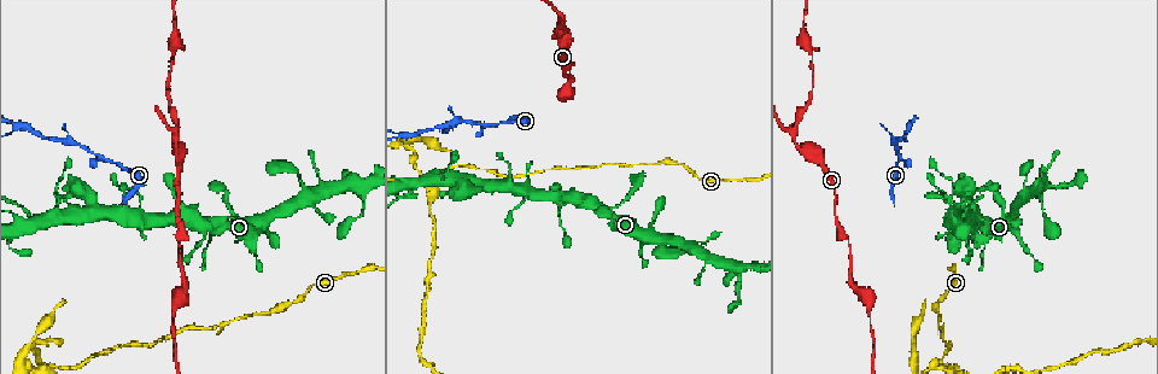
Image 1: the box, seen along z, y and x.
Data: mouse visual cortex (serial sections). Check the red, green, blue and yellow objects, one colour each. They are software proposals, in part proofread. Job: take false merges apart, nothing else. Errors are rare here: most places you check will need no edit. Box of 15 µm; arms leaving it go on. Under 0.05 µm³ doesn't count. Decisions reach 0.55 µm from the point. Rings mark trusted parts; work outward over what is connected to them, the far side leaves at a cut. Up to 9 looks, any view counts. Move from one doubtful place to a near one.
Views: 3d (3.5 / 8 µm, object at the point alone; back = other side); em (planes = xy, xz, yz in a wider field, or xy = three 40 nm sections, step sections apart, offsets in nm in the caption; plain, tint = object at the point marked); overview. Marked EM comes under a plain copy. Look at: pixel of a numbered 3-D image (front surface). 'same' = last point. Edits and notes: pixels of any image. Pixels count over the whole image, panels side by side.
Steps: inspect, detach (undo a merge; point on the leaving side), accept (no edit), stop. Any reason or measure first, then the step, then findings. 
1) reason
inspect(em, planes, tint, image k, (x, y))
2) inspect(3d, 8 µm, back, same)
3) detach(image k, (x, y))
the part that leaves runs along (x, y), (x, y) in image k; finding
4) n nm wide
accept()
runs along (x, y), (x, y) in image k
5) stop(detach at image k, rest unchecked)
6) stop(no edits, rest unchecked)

thin arm on a thick one
inspect(3d, 8 µm, image 1, (520, 188))

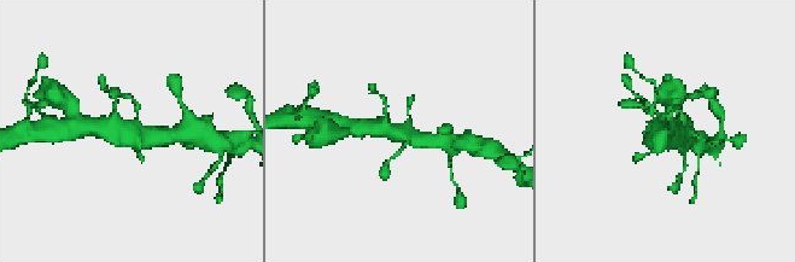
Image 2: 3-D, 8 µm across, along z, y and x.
zoom in
inspect(3d, 3.5 µm, image 2, (128, 131))

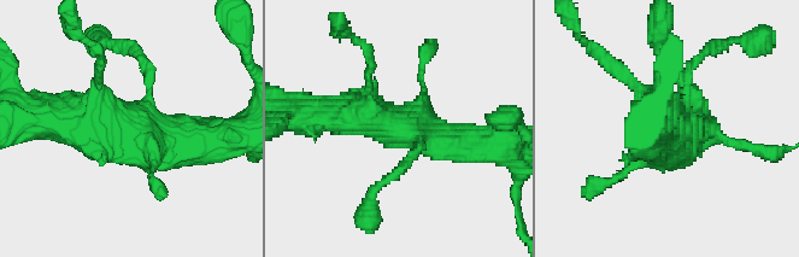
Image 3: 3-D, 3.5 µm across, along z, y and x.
inspect(em, planes, tint, image 3, (122, 134))

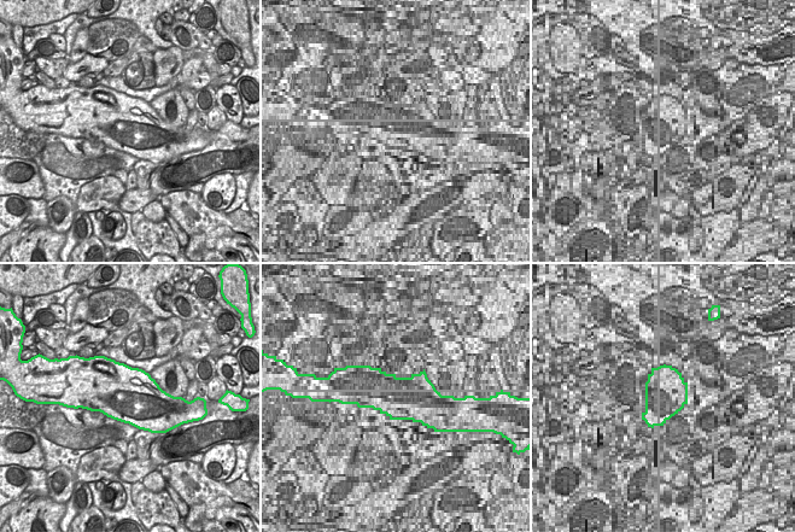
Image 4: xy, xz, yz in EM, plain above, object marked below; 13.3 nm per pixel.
accept()
runs along (491, 142), (339, 115) in image 3; continuous, no second cell

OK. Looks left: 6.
arms part here
inspect(3d, 3.5 µm, image 1, (175, 134))

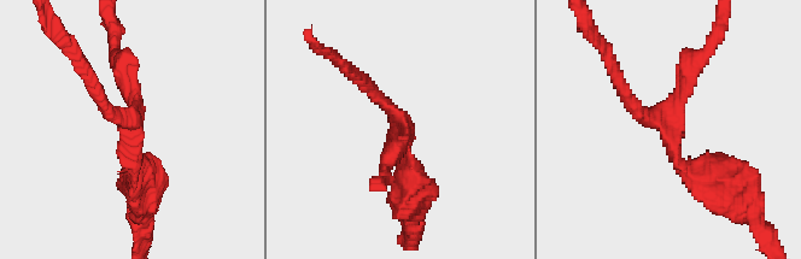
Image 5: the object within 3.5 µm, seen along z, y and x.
3 arms; arms of 200, 250, 250 nm
inspect(em, xy, step 2, tint, image 5, (133, 125))

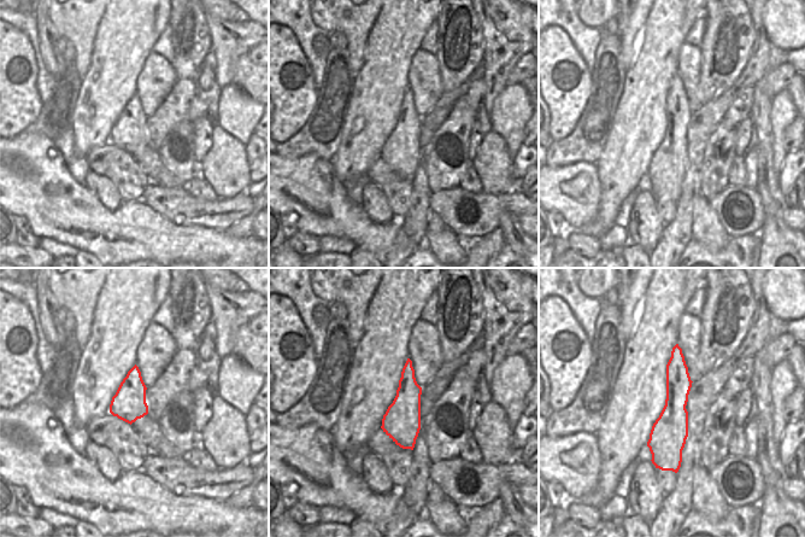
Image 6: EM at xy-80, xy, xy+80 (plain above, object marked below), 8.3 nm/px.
inspect(em, xy, step 3, tint, same)

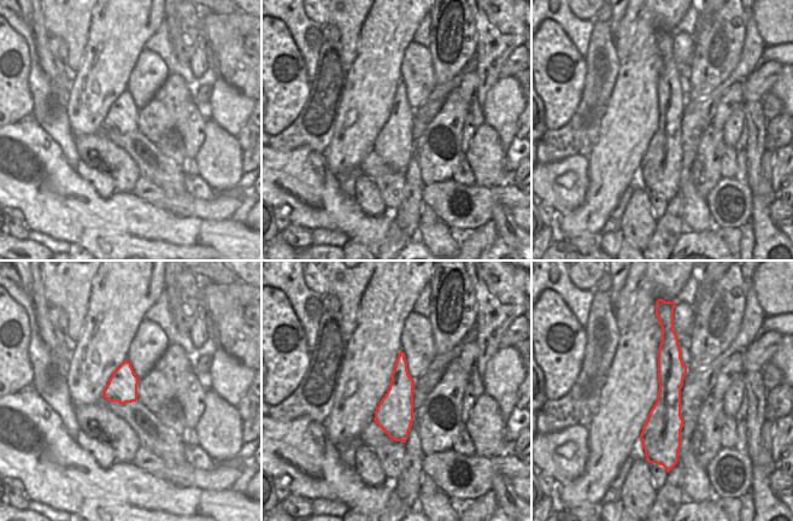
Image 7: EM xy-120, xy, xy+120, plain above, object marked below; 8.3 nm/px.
accept()
runs along (671, 334), (669, 404), (659, 457) in image 7; all the same cell

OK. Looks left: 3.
a fork
inspect(3d, 8 µm, image 1, (403, 136))

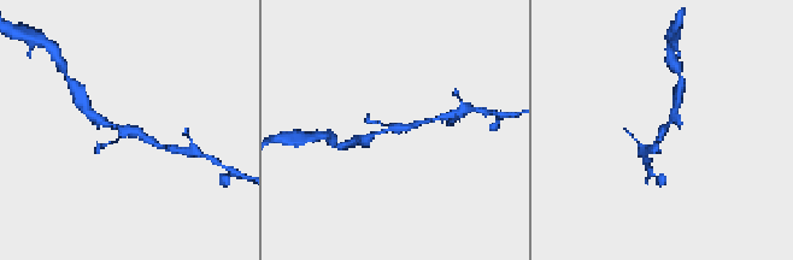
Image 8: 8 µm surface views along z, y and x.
inspect(3d, 3.5 µm, image 8, (397, 128))

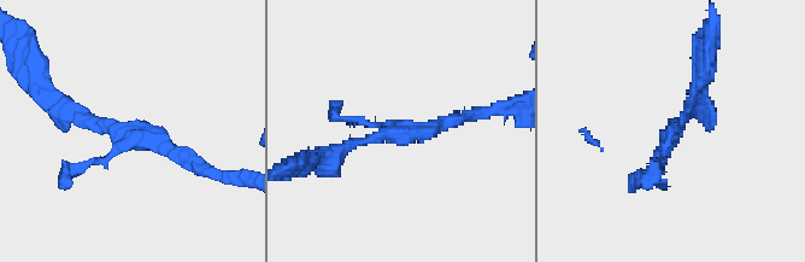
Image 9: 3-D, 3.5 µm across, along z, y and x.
3 arms; arms of 100, 150, 200 nm
accept()
runs along (198, 168), (154, 134), (87, 123), (80, 104) in image 9; all the same cell

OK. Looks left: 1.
stop(no edits, rest unchecked)

